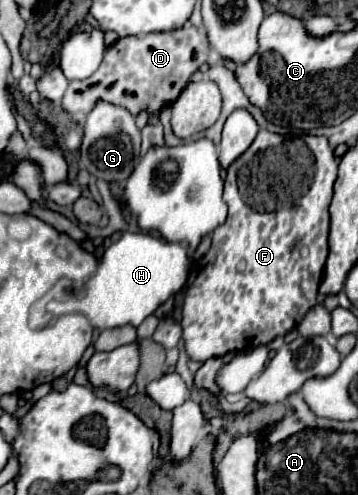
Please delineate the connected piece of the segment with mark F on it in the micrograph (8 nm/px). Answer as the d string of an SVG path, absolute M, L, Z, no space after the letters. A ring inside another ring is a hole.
M260 130L250 148L228 166L224 180L228 218L212 232L212 246L190 270L184 292L180 324L186 352L192 360L206 362L214 356L226 356L228 352L268 344L276 336L284 336L296 328L304 314L318 302L318 284L328 258L328 204L336 174L338 160L326 136L300 136L286 140L282 134L268 130ZM296 238L302 242L296 252L290 252L288 246Z

